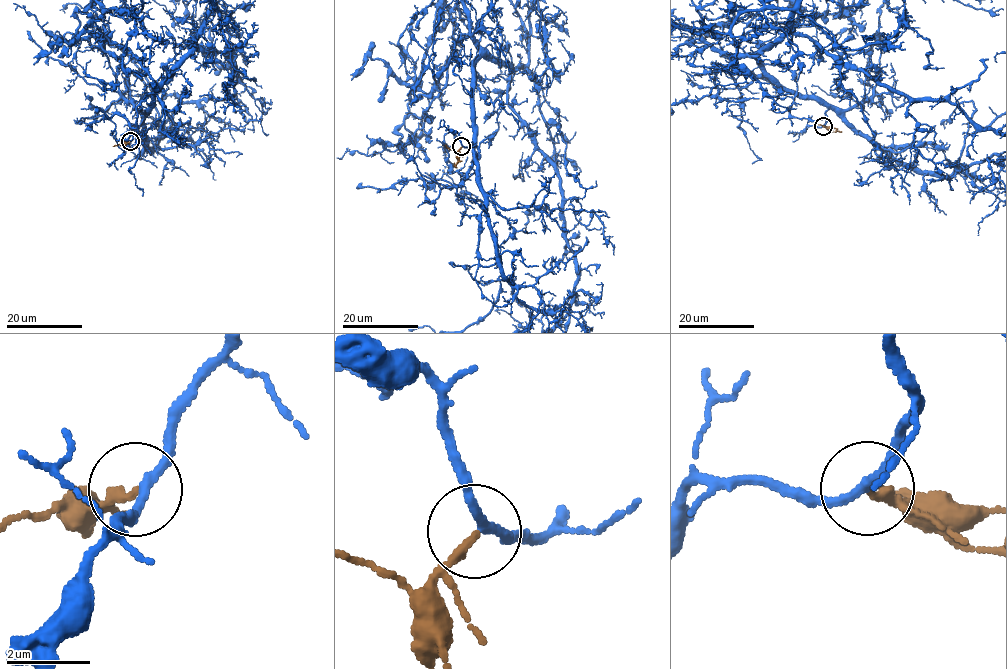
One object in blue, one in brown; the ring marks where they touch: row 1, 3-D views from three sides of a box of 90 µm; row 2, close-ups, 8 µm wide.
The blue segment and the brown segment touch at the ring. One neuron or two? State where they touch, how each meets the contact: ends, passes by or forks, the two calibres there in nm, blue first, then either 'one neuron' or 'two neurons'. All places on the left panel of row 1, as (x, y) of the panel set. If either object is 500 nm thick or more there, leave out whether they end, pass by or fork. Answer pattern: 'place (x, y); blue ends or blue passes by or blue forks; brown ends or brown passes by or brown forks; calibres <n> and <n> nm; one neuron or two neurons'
place (130, 141); blue passes by; brown ends; calibres 200 and 240 nm; one neuron

